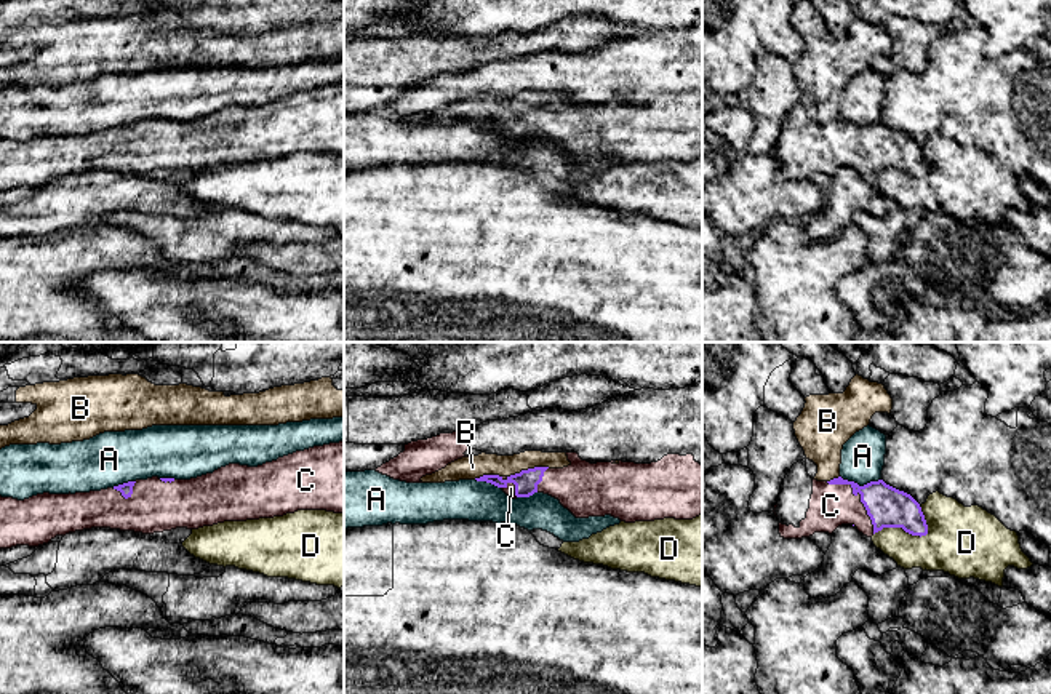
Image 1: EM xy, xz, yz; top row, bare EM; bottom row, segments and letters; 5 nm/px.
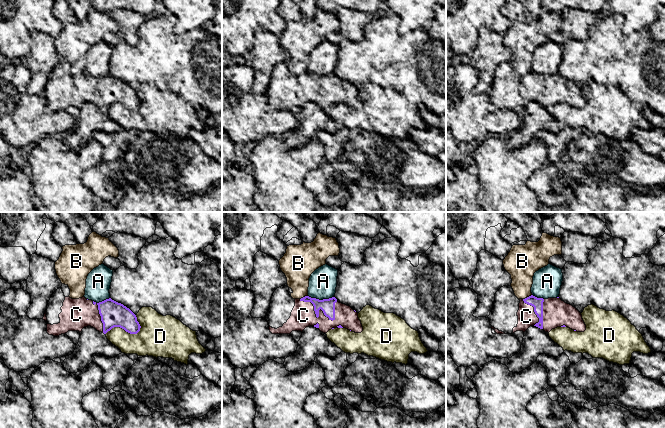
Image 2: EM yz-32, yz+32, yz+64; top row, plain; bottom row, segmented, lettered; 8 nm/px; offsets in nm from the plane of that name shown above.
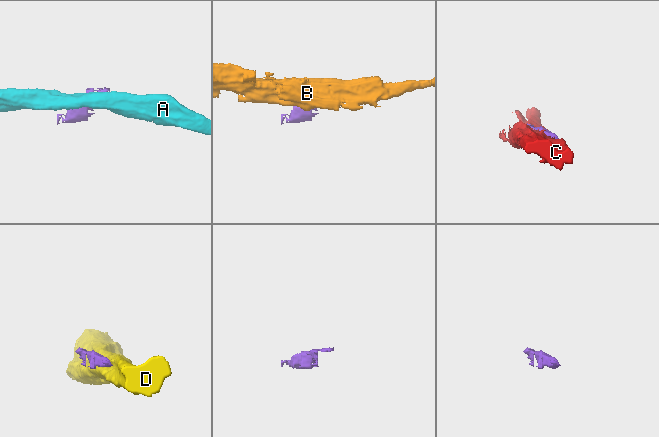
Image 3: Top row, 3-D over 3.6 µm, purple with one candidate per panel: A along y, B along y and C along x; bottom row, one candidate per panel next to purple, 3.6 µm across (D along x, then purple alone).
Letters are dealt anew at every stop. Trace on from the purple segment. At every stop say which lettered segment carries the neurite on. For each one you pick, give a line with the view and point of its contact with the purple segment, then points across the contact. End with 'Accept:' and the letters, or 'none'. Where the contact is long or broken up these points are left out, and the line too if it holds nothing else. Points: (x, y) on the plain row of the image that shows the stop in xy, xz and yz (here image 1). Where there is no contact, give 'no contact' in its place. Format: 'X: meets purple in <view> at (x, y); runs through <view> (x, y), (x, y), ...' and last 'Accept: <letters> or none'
C: meets purple in yz at (861, 138)
Accept: C

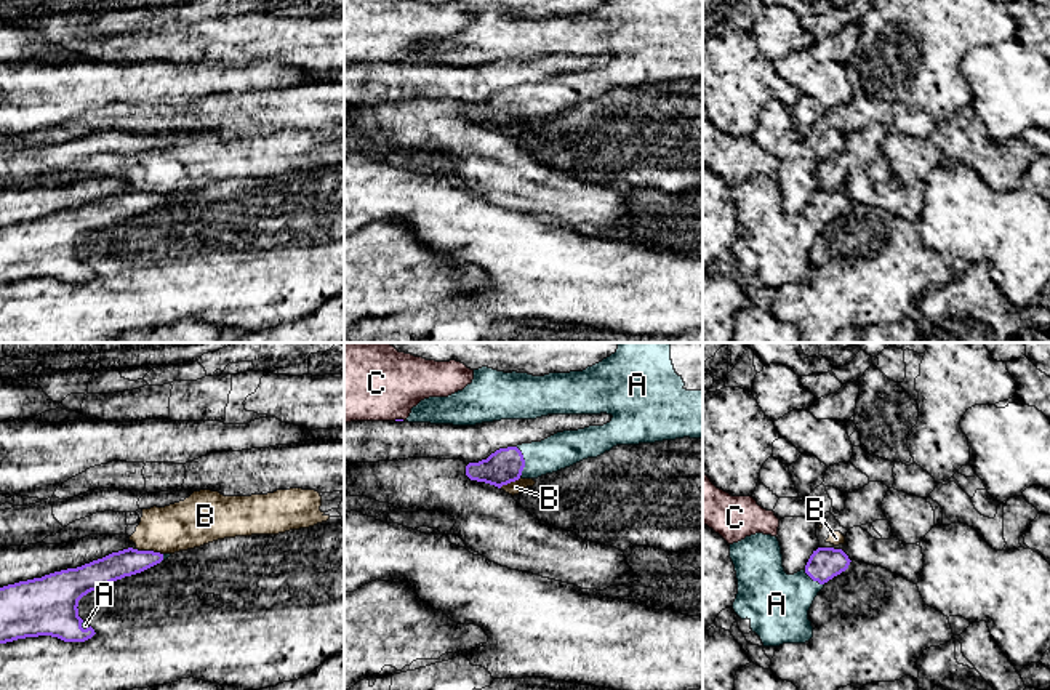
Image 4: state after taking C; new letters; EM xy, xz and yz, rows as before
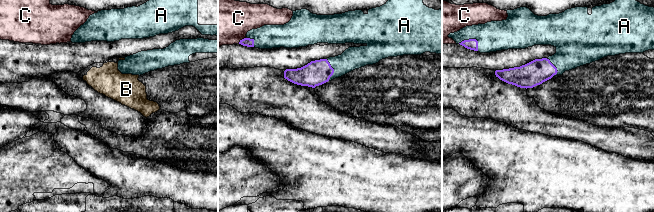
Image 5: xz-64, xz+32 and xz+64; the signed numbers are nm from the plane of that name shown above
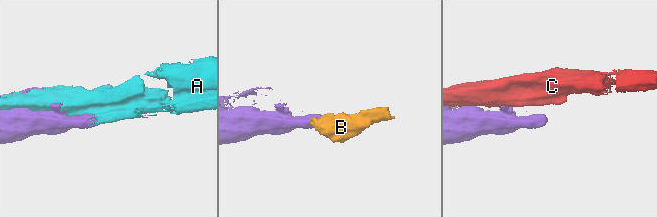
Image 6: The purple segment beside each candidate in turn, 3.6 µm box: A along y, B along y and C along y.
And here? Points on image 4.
A: meets purple in xz at (524, 103)
Accept: A

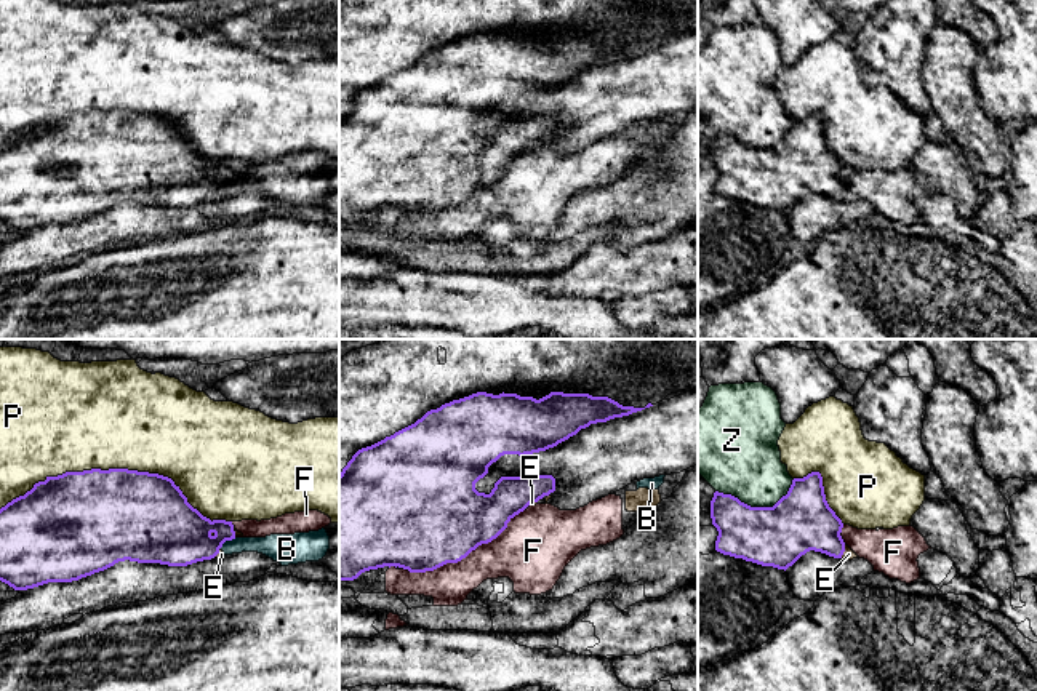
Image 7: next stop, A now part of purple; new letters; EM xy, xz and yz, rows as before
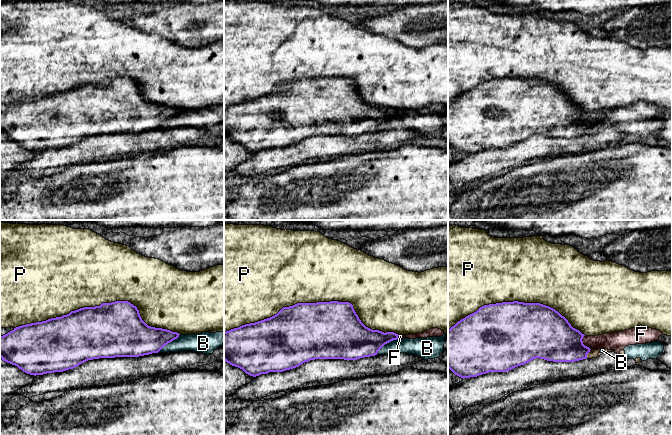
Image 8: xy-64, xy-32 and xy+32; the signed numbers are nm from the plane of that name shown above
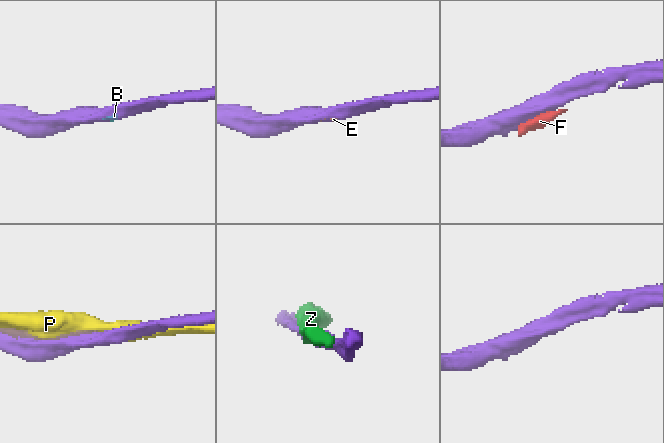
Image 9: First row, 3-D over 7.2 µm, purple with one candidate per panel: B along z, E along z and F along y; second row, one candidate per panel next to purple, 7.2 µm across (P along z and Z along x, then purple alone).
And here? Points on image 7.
Accept: none

